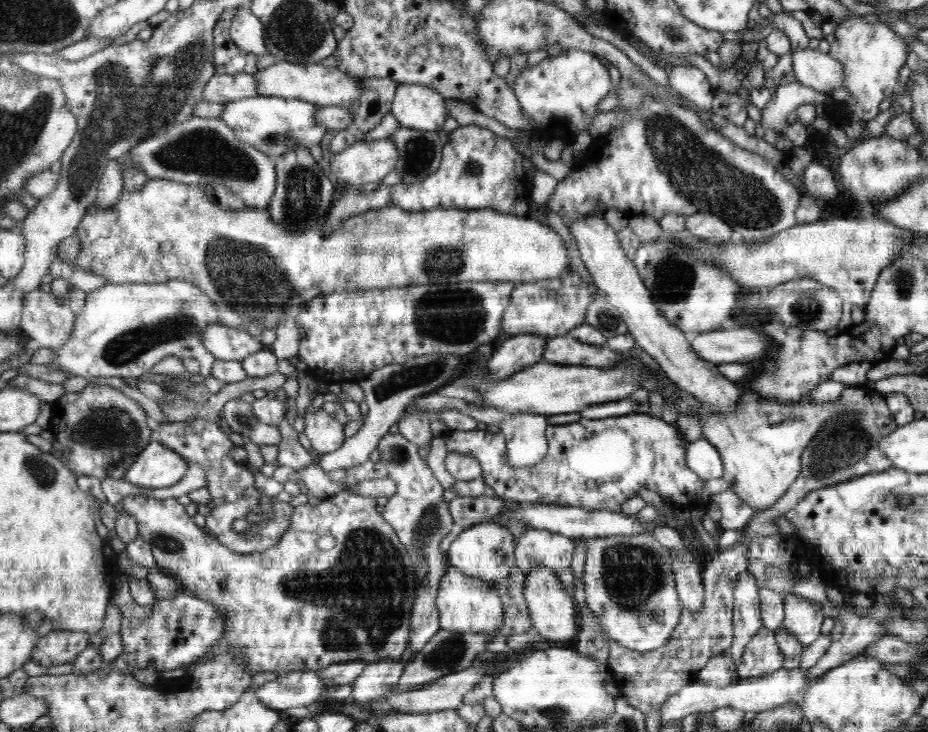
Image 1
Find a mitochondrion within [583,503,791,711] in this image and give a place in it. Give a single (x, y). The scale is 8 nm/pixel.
(632, 574)

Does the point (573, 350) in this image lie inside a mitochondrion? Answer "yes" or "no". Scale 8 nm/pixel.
no

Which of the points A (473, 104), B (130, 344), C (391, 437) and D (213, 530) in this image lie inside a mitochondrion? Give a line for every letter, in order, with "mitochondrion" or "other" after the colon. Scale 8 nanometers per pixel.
A: other
B: mitochondrion
C: other
D: other

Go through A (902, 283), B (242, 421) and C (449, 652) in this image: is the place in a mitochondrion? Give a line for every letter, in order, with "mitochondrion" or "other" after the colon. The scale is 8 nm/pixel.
A: mitochondrion
B: mitochondrion
C: mitochondrion

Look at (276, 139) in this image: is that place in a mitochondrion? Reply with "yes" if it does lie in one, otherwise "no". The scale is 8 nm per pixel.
yes

